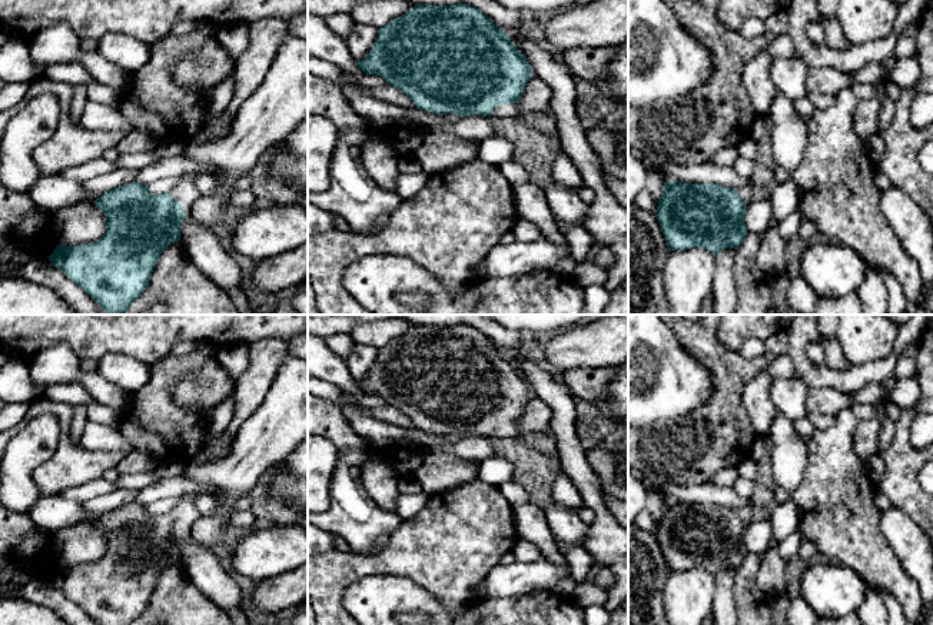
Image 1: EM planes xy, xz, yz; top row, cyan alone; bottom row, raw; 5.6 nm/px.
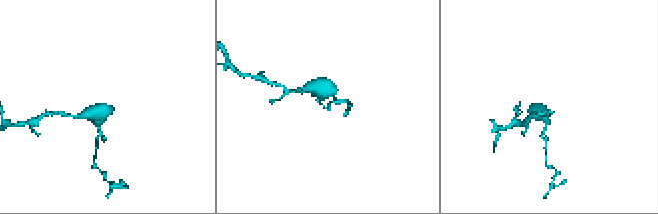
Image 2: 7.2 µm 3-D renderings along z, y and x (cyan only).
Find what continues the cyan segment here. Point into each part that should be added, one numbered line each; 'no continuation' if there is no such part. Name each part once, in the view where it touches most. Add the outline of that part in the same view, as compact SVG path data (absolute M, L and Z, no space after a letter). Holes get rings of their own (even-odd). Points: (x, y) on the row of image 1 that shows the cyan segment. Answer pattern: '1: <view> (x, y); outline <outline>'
1: xz (508, 110); outline M508 103L504 106L494 107L491 112L492 119L509 119L521 114L518 103Z

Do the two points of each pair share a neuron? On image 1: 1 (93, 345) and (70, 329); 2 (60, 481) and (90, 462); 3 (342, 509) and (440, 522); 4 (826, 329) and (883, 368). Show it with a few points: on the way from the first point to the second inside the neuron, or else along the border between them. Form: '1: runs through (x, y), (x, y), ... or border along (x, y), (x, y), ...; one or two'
1: runs through (88, 339), (76, 329); one
2: runs through (67, 474), (76, 465), (83, 465); one
3: border along (404, 521), (389, 538); two
4: border along (816, 329), (819, 336); two

